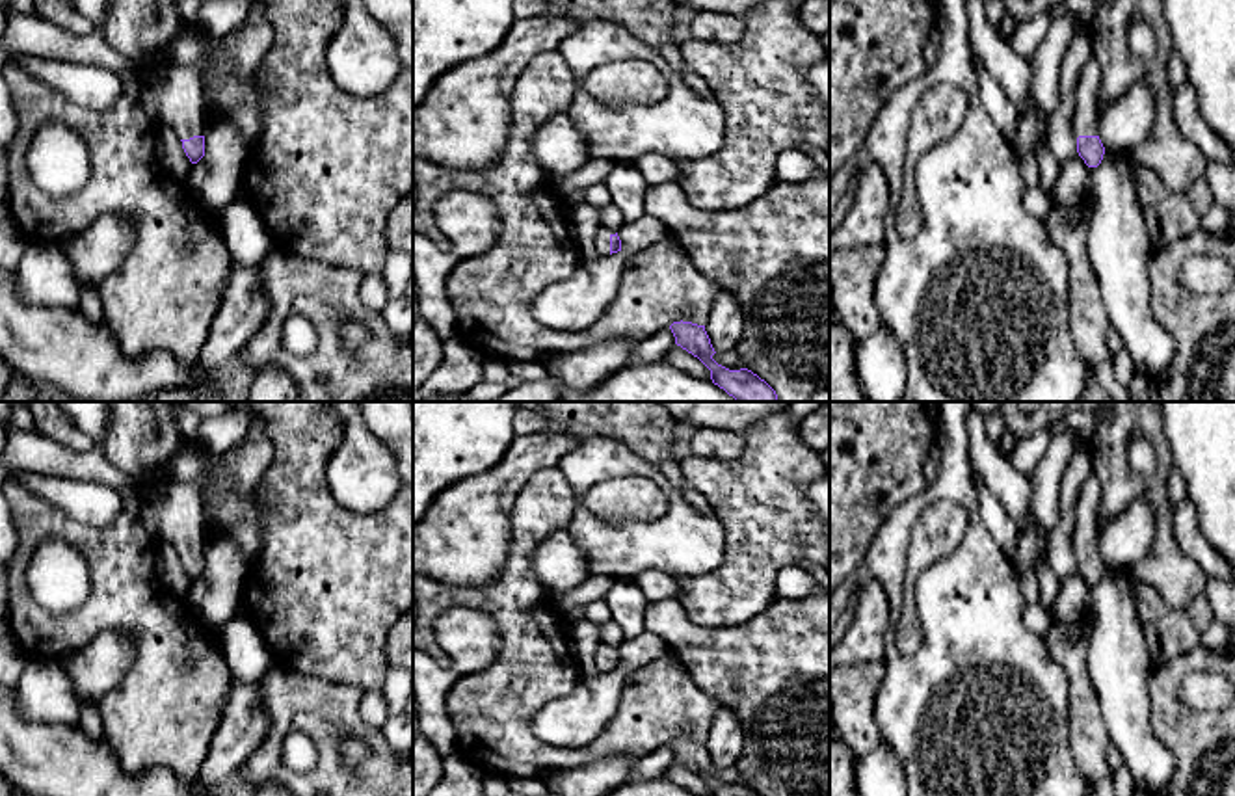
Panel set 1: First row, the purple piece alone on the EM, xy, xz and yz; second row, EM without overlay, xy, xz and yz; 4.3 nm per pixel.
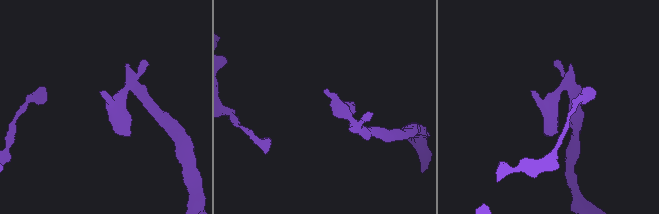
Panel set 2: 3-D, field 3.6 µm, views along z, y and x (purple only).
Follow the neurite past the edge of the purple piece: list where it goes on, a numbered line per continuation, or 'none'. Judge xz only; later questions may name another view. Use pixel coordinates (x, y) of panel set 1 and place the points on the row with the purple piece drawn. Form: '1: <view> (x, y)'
1: xz (603, 235)

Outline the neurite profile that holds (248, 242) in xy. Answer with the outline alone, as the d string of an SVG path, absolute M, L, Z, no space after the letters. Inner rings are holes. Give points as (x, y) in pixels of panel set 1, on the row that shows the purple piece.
M232 201L231 205L227 205L225 208L221 208L218 212L216 219L219 225L219 234L223 238L223 244L225 244L229 259L231 259L229 272L219 285L219 299L221 299L221 294L229 283L231 268L234 264L246 266L246 268L262 266L262 262L275 249L275 245L273 245L273 240L266 229L266 225L262 223L262 218L259 216L259 212L255 210L255 206L251 203Z

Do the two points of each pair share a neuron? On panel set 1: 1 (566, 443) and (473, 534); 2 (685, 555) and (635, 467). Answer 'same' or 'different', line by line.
1: same
2: same

